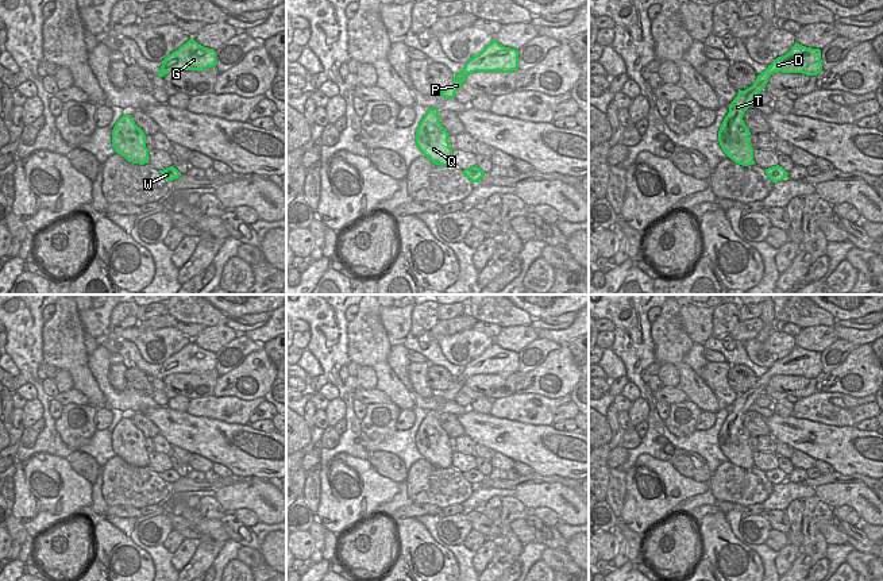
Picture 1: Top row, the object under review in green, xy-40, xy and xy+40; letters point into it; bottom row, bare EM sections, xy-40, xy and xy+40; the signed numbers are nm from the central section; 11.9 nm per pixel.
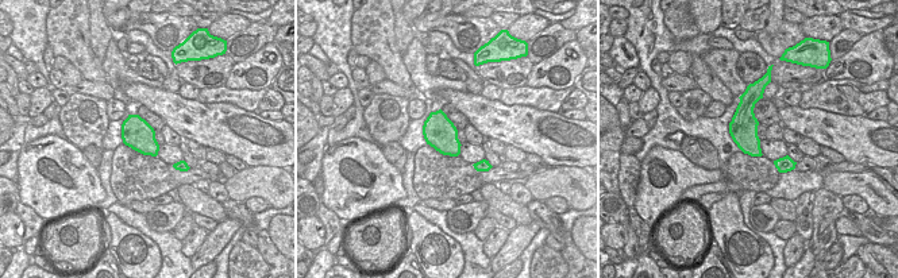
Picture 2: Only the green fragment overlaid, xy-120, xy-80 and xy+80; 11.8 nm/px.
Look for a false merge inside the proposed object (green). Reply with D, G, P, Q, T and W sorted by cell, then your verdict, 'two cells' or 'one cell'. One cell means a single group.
D G P Q T W | one cell

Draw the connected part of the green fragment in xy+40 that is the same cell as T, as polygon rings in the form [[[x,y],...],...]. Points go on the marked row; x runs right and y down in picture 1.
[[[797,42],[787,54],[774,59],[774,62],[757,76],[755,84],[739,92],[729,105],[729,112],[718,131],[718,142],[722,151],[739,165],[753,165],[753,149],[749,145],[751,132],[743,120],[743,115],[749,108],[749,104],[755,101],[756,96],[766,88],[770,76],[779,72],[817,76],[821,70],[821,50],[806,47]]]

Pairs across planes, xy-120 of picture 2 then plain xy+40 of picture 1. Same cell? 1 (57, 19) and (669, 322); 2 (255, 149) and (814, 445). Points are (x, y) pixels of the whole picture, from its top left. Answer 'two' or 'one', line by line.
1: one
2: one

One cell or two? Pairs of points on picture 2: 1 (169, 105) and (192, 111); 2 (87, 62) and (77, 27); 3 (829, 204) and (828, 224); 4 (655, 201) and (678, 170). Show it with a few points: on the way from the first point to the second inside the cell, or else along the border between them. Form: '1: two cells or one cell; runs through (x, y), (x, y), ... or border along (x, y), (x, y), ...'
1: one cell; runs through (174, 109), (187, 111)
2: one cell; runs through (80, 54), (77, 50), (77, 35)
3: one cell; runs through (828, 209), (828, 219)
4: one cell; runs through (663, 193), (673, 184), (677, 184), (678, 178)

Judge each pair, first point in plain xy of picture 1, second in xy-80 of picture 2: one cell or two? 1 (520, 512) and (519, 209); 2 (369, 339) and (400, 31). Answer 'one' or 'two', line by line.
1: two
2: two

